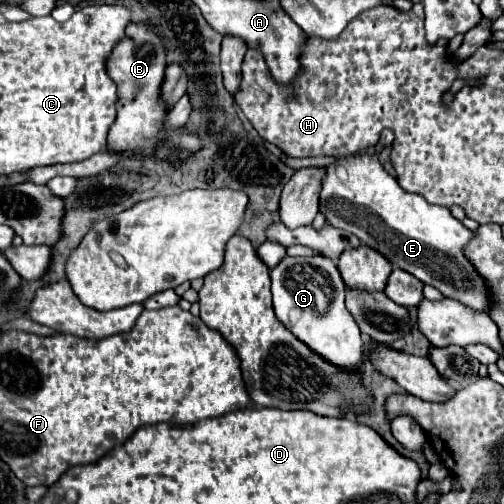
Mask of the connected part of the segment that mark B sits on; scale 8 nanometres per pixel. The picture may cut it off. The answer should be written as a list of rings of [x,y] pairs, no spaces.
[[[128,24],[126,28],[126,38],[118,42],[114,54],[110,54],[108,60],[108,76],[116,82],[120,102],[118,102],[118,118],[110,128],[108,136],[108,148],[116,152],[130,152],[130,154],[152,154],[156,142],[168,138],[176,142],[180,148],[188,150],[198,150],[200,140],[192,136],[188,130],[166,130],[162,132],[162,122],[166,118],[166,104],[160,102],[160,82],[164,78],[164,68],[166,68],[166,54],[160,38],[152,34],[144,24]]]

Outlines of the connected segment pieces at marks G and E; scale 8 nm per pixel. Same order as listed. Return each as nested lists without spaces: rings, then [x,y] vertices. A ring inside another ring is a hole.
[[[286,256],[276,268],[270,270],[272,276],[272,296],[274,312],[278,320],[304,340],[316,354],[336,362],[336,366],[360,368],[364,358],[364,342],[352,314],[344,306],[346,284],[340,276],[338,266],[324,256],[304,256],[290,258]]]
[[[360,154],[340,158],[336,164],[326,166],[326,178],[320,192],[320,212],[326,216],[326,222],[354,234],[362,244],[378,250],[392,266],[410,272],[424,284],[434,286],[446,298],[458,300],[464,306],[488,312],[492,308],[492,294],[488,282],[478,274],[474,264],[464,256],[464,246],[474,238],[474,232],[468,230],[460,220],[452,216],[452,212],[444,206],[434,206],[424,200],[420,194],[410,194],[400,188],[396,178],[392,178],[378,162],[378,156]]]

